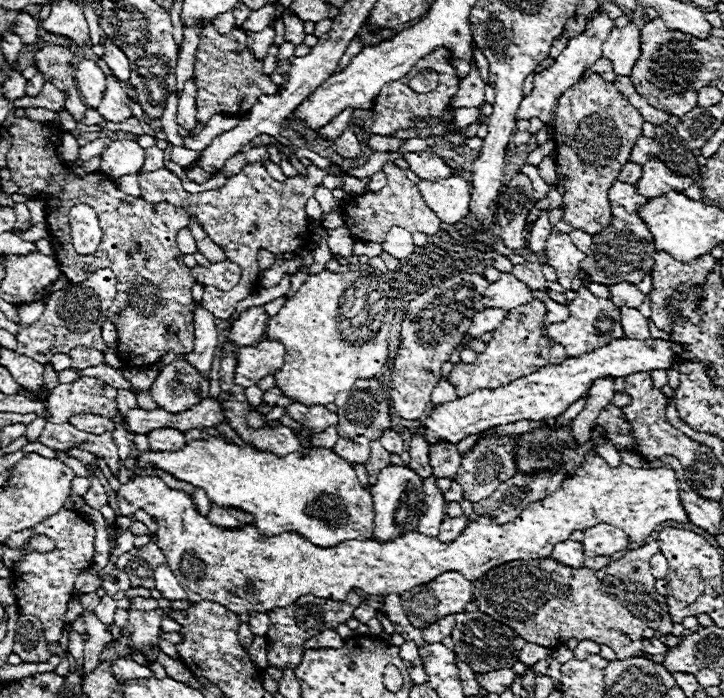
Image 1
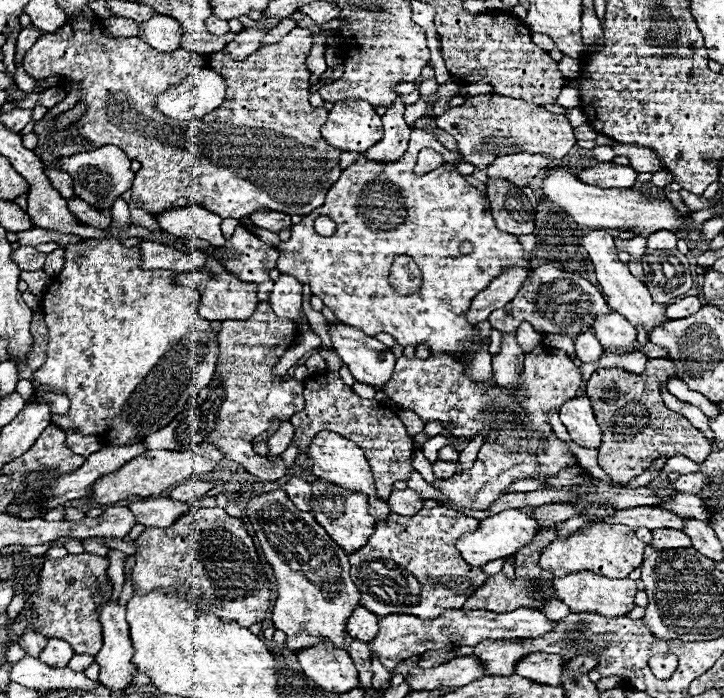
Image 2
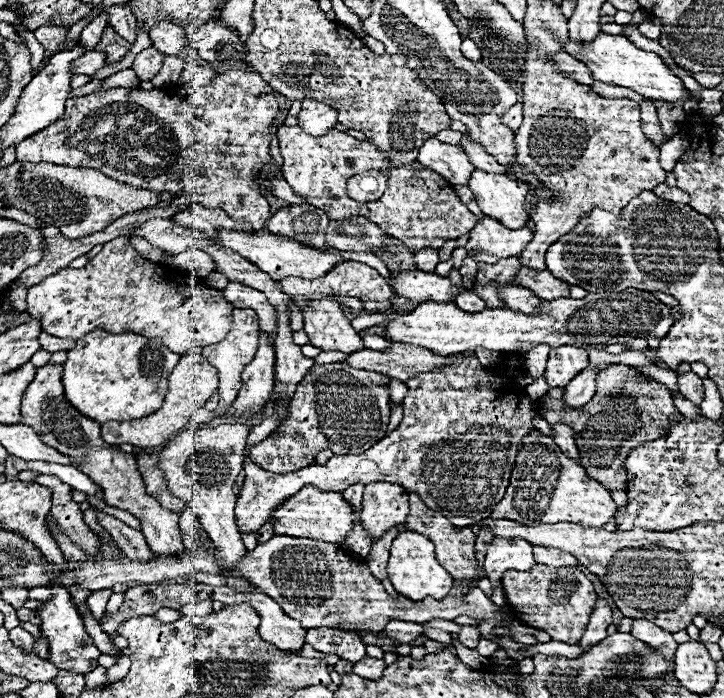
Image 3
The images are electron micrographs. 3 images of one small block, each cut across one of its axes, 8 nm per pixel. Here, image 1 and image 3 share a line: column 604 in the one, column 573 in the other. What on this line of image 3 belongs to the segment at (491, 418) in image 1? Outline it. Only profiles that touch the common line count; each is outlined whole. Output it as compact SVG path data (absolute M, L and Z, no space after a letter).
M560 346L560 348L550 350L550 358L548 358L544 376L550 384L550 388L566 386L586 366L588 366L586 350L580 350L576 346Z

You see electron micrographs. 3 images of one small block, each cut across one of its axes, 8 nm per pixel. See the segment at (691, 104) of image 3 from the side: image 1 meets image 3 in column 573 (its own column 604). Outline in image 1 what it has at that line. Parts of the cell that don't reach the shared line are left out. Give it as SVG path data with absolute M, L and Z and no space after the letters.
M628 22L624 28L612 28L602 52L612 60L618 76L630 76L636 60L640 58L640 28Z

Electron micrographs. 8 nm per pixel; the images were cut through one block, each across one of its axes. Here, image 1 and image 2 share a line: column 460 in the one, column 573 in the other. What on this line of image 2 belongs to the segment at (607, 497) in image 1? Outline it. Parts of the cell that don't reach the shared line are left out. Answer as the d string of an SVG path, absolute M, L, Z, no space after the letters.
M592 522L582 530L570 534L566 540L556 538L542 550L540 566L552 570L556 578L574 574L574 572L596 572L608 578L626 578L632 570L640 568L642 554L646 544L636 538L634 530L624 524L606 524L606 522Z

